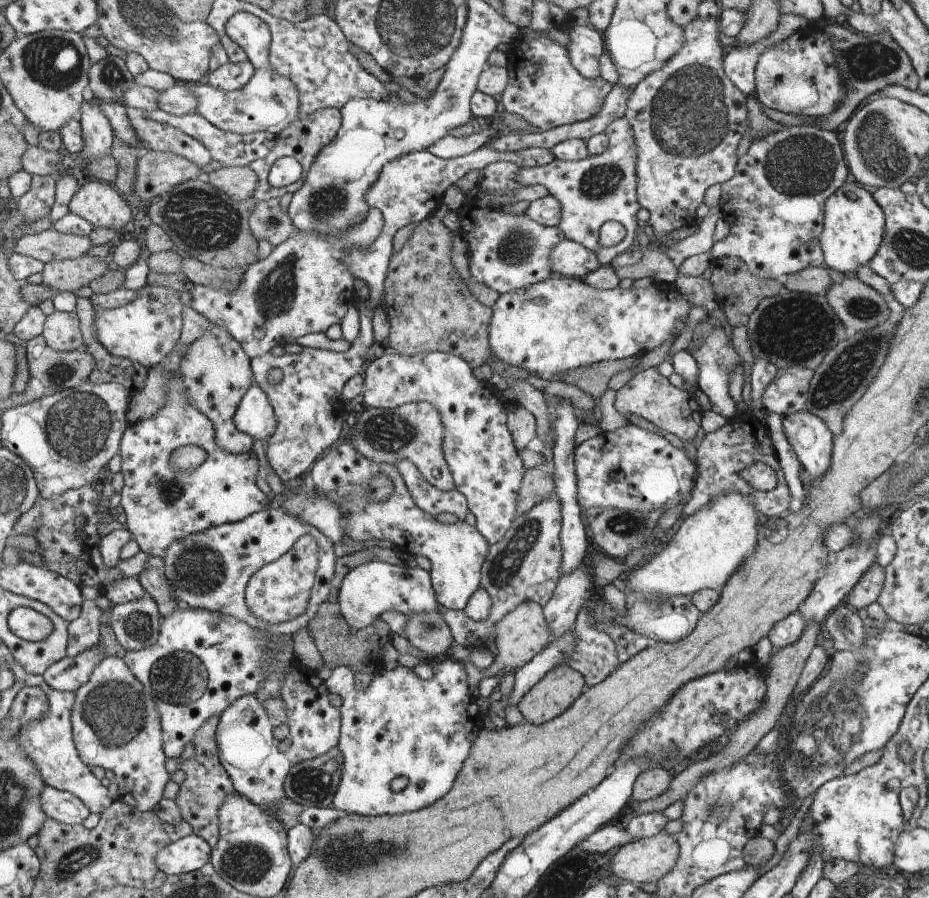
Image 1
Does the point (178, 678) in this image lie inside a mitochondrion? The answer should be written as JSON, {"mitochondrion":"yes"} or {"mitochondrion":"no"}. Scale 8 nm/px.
{"mitochondrion":"yes"}

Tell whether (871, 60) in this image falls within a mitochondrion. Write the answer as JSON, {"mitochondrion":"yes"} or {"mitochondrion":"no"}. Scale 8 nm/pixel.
{"mitochondrion":"yes"}

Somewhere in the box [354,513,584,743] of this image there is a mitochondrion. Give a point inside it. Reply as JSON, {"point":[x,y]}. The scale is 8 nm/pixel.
{"point":[429,626]}

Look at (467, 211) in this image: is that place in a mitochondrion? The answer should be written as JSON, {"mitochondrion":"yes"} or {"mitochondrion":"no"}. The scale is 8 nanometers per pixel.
{"mitochondrion":"no"}

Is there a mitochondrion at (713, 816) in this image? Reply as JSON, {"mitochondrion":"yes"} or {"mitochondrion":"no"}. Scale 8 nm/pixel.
{"mitochondrion":"yes"}

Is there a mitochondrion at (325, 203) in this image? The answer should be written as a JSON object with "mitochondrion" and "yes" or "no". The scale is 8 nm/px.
{"mitochondrion":"yes"}

